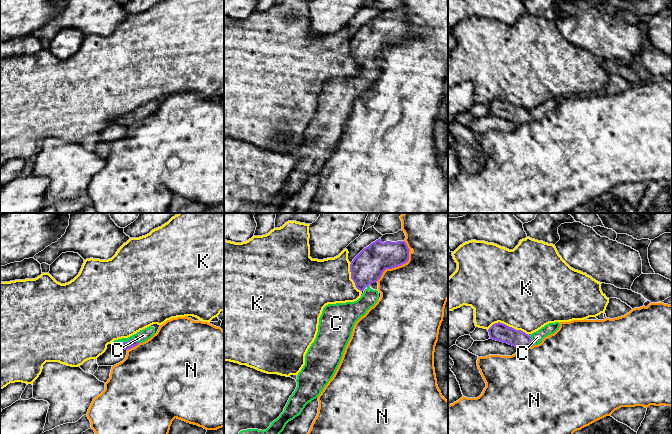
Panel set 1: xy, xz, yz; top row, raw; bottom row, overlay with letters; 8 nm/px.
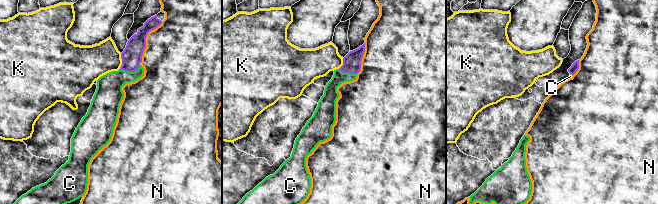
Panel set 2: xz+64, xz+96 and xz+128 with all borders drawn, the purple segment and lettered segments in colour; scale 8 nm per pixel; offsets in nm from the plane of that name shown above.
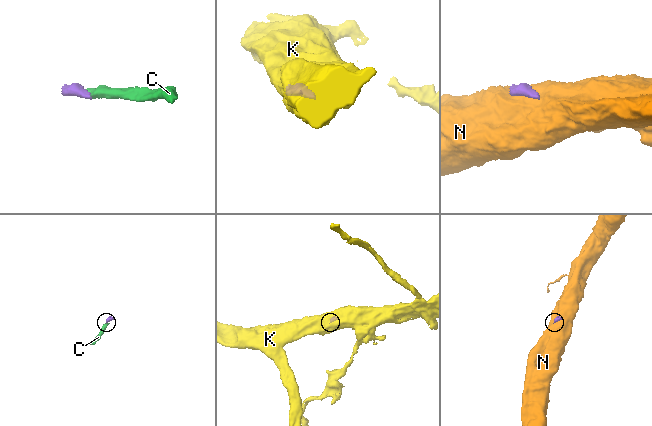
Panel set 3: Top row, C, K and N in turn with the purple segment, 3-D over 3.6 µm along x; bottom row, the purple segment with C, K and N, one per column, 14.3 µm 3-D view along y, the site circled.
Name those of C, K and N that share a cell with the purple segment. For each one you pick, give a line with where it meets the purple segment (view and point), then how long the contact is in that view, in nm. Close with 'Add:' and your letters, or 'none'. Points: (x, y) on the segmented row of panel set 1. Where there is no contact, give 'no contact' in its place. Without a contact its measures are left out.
C: meets purple in xy at (129, 340); contact 190 nm long
Add: C

